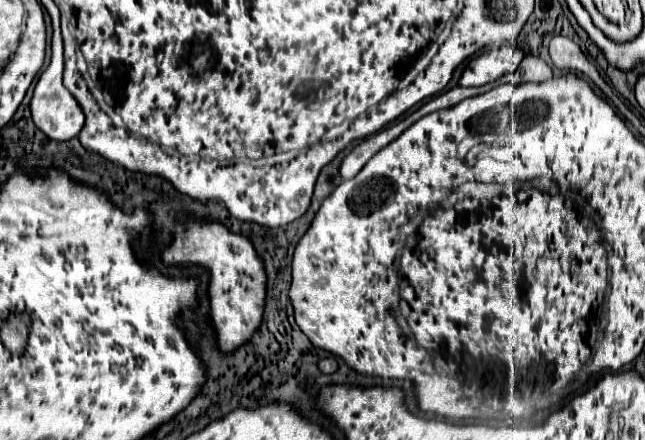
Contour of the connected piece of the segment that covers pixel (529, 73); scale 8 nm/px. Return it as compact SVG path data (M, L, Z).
M528 55L524 59L524 81L542 83L542 81L546 81L550 77L552 77L552 69L540 57Z

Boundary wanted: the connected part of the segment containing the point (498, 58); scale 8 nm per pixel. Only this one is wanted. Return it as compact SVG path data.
M504 45L504 47L496 49L496 51L482 53L482 55L474 57L468 63L468 67L464 69L458 85L462 85L462 87L478 87L478 85L492 83L492 81L500 79L502 75L508 75L508 73L516 71L522 57L524 57L522 49L510 47L510 45Z

